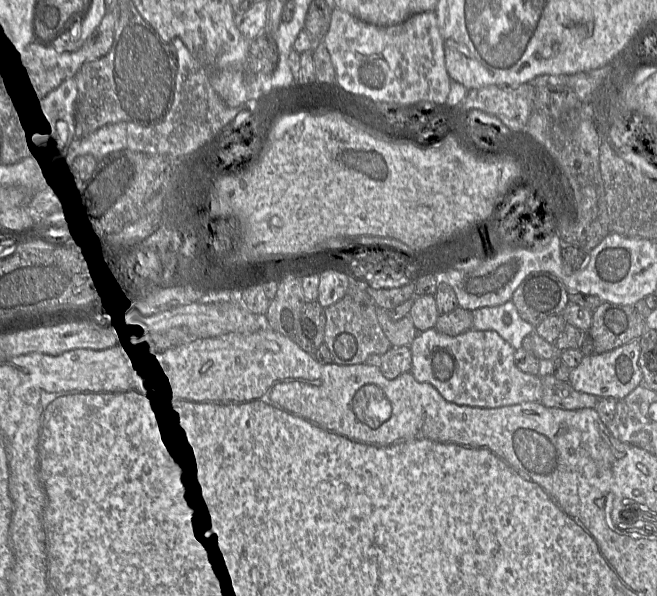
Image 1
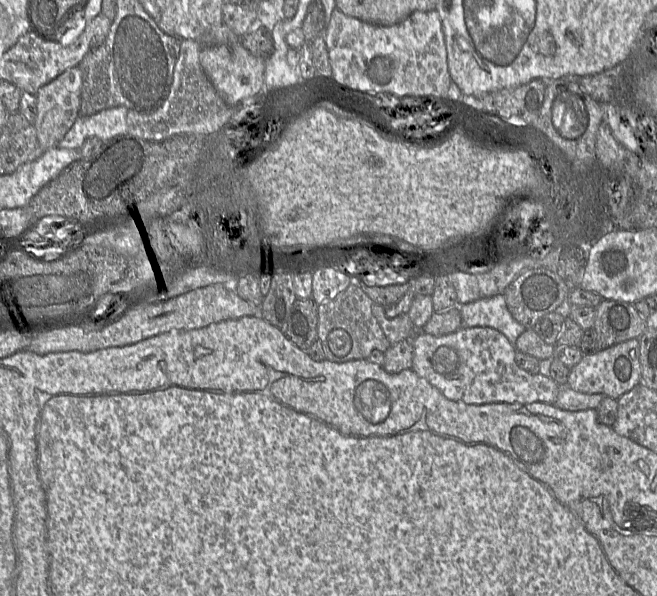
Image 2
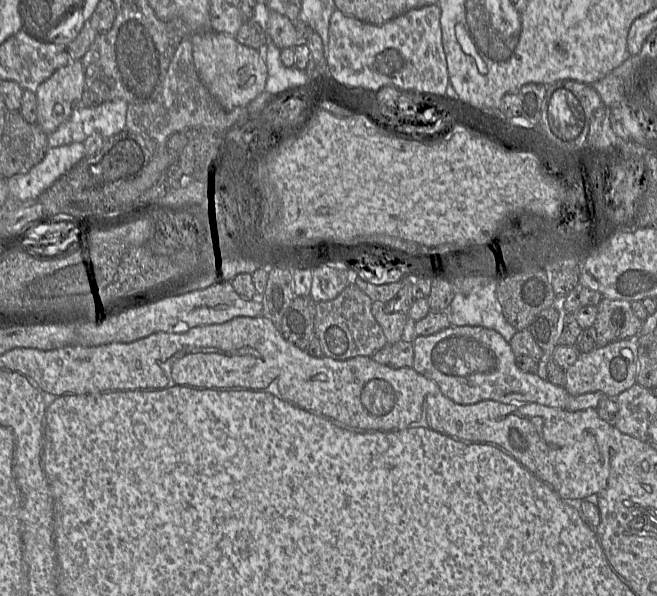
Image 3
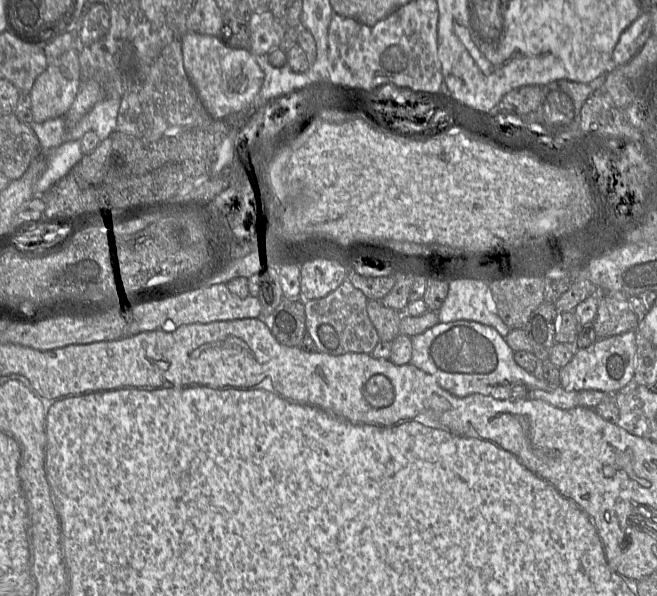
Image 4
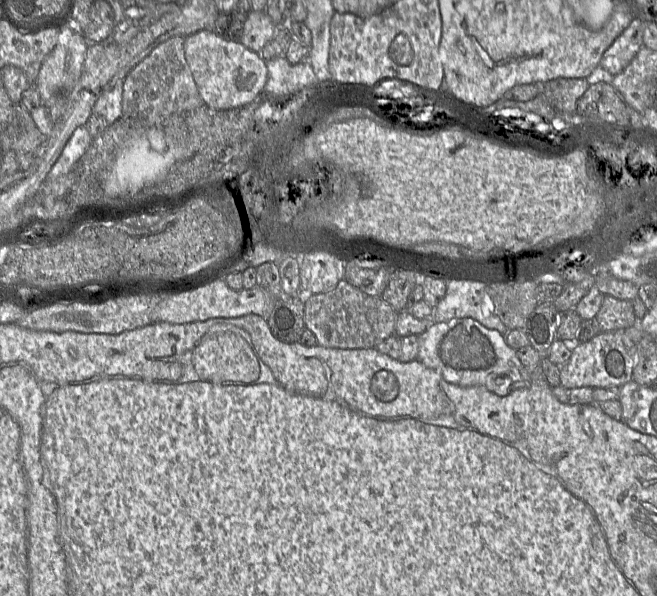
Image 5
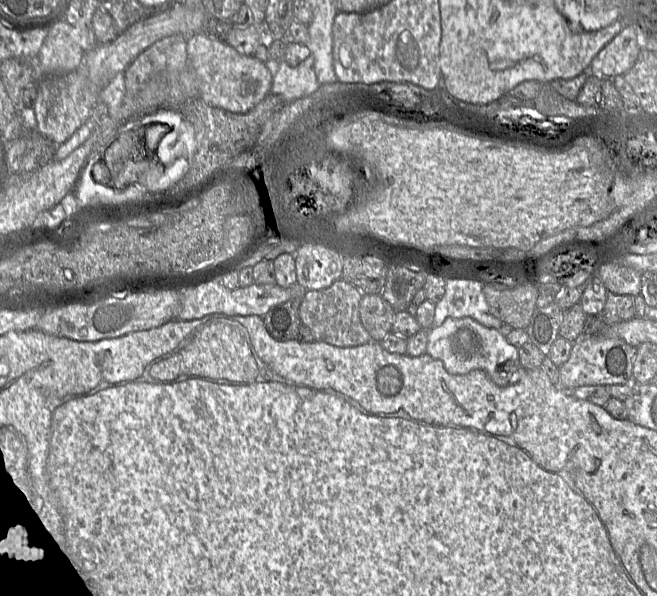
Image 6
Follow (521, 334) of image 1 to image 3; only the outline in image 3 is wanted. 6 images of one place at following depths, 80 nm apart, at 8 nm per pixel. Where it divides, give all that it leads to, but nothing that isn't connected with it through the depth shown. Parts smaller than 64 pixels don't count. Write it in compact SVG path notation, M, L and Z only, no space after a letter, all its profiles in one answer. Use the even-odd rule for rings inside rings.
M498 280L469 294L456 292L447 312L451 326L482 326L497 331L509 342L517 332L505 319L496 297Z

